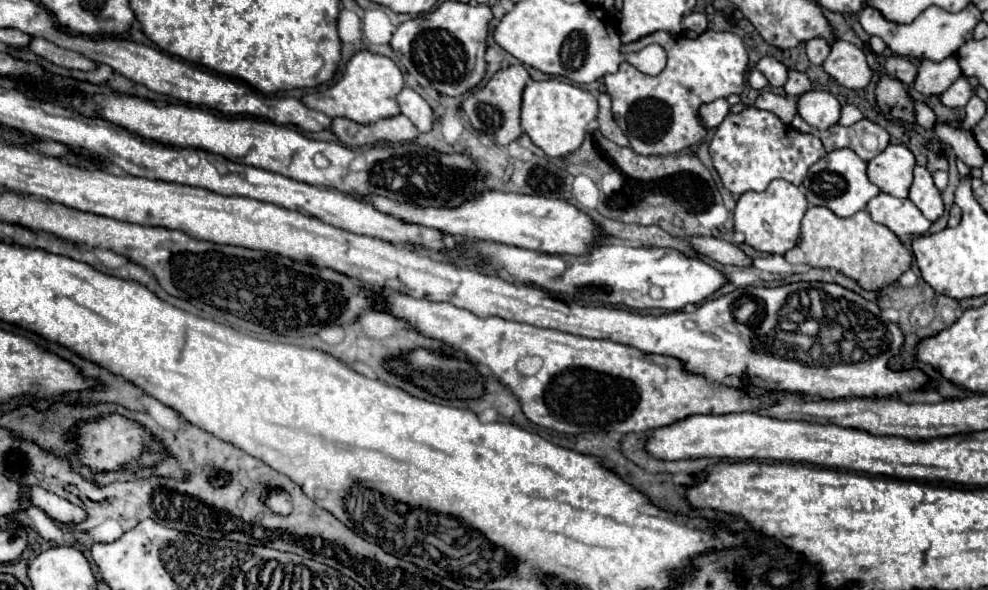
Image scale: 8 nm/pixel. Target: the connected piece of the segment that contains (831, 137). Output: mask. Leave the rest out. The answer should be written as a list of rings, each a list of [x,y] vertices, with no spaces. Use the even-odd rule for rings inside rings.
[[[799,114],[793,118],[791,122],[793,128],[797,128],[799,132],[813,132],[815,136],[819,136],[823,140],[823,146],[827,152],[837,150],[837,148],[849,148],[853,150],[861,160],[871,160],[873,156],[877,156],[879,152],[883,152],[889,144],[889,134],[885,128],[881,128],[879,124],[863,118],[851,126],[841,126],[841,124],[833,124],[827,130],[817,130],[811,128]]]

